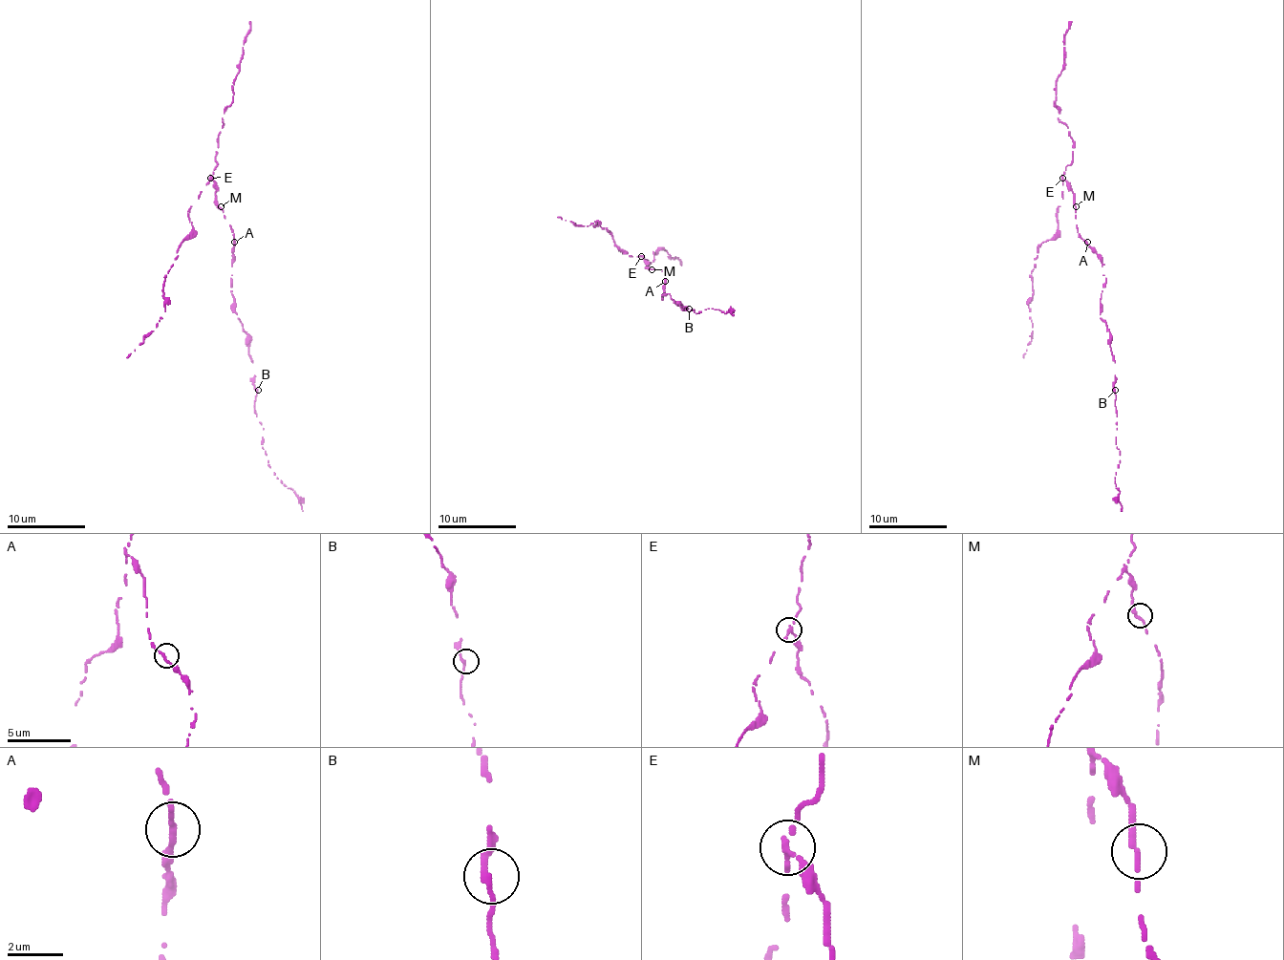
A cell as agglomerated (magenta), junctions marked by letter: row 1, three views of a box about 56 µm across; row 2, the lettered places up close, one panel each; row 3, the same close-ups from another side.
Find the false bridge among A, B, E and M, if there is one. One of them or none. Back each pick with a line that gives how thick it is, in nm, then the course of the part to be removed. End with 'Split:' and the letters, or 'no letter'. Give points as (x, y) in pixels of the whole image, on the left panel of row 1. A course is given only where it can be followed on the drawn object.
E: calibre 240 nm; course (210, 177), (189, 208), (193, 228), (179, 244), (177, 258), (165, 275), (165, 310), (126, 358)
Split: E

